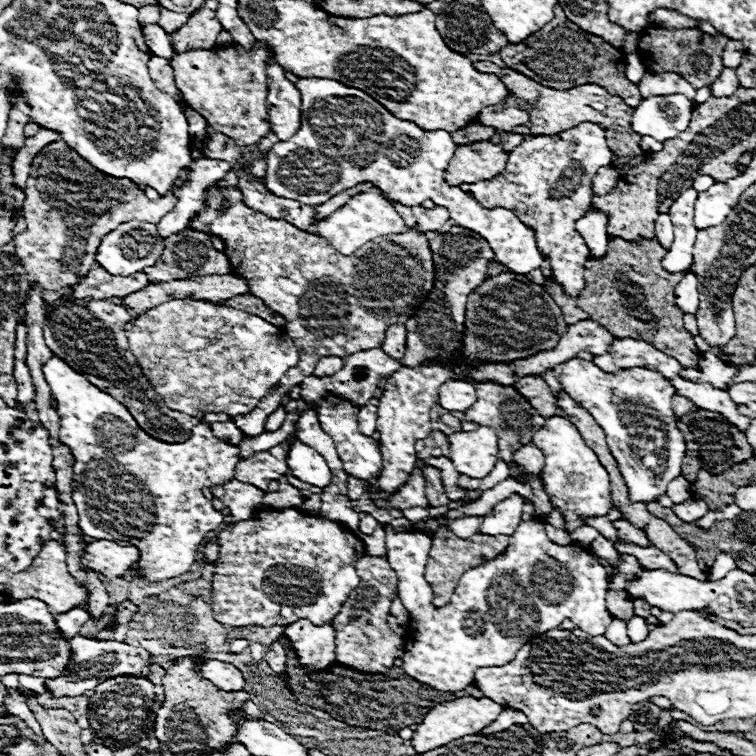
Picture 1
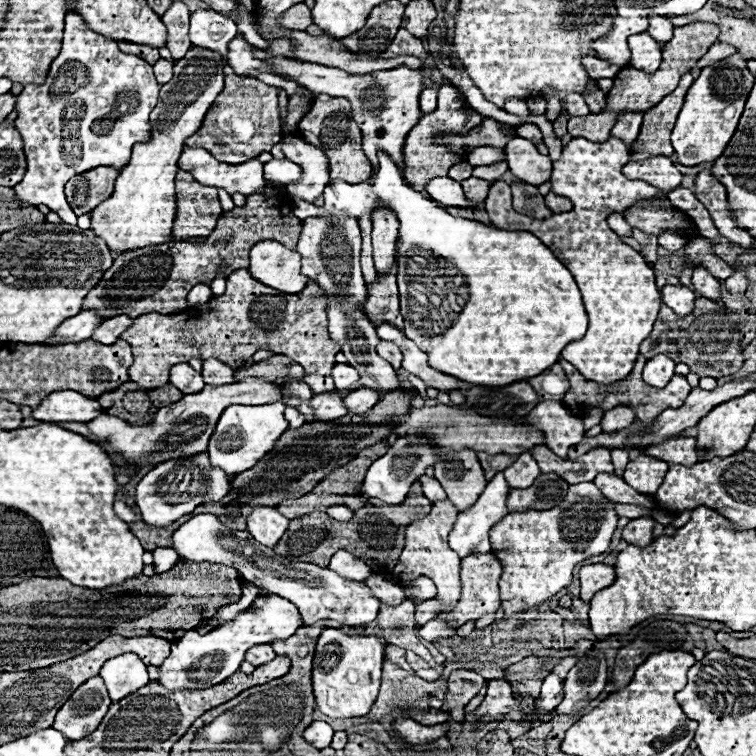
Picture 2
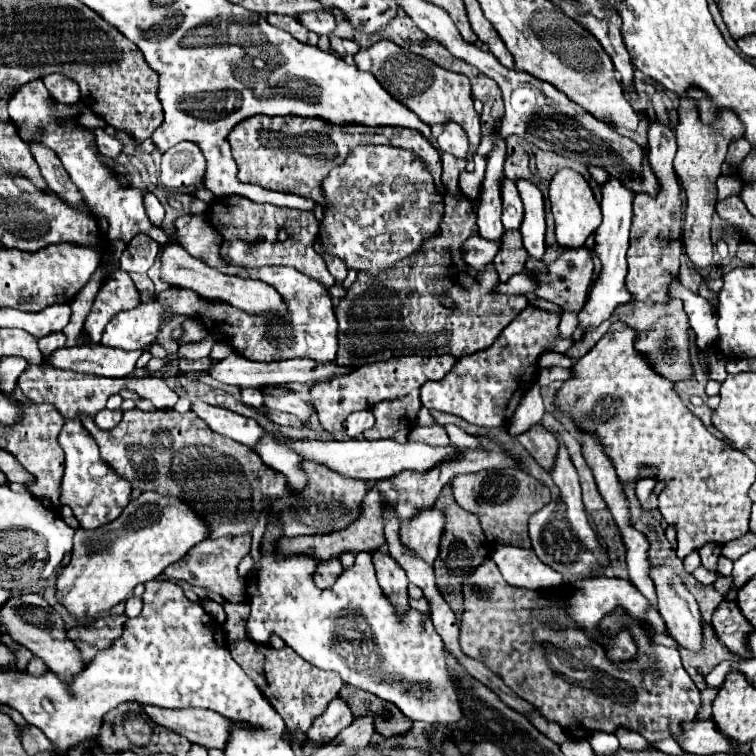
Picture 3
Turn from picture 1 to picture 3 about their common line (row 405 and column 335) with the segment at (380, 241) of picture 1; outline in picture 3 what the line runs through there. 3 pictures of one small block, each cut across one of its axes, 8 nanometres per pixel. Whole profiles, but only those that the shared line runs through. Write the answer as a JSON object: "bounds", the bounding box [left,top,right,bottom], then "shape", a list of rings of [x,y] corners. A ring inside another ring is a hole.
{"bounds":[324,256,348,284],"shape":[[[324,256],[324,260],[326,260],[326,266],[328,266],[328,272],[336,278],[338,284],[342,284],[344,278],[348,276],[348,268],[344,268],[344,264],[340,264],[340,260],[336,260],[332,256]]]}

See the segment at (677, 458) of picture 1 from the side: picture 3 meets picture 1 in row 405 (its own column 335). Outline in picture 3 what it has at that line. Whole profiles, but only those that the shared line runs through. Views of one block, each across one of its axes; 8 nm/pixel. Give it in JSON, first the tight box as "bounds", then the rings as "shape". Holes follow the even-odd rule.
{"bounds":[246,516,460,724],"shape":[[[272,516],[272,524],[264,532],[264,538],[260,544],[262,560],[254,564],[252,572],[246,576],[246,586],[248,586],[246,594],[252,608],[246,630],[254,642],[266,644],[270,638],[270,632],[276,632],[286,642],[286,646],[290,646],[298,656],[302,656],[310,664],[318,668],[336,670],[346,684],[368,690],[382,700],[394,702],[410,720],[442,722],[442,724],[452,724],[460,720],[460,706],[456,700],[456,690],[452,688],[452,676],[446,672],[440,634],[434,630],[430,616],[422,618],[422,614],[416,610],[408,610],[404,618],[396,616],[392,604],[388,604],[386,596],[382,594],[382,588],[378,586],[376,570],[372,564],[372,552],[356,554],[354,564],[350,568],[344,568],[336,584],[332,588],[320,590],[312,584],[312,578],[310,578],[310,574],[314,572],[316,560],[306,556],[294,556],[282,562],[274,560],[274,552],[268,552],[268,536],[282,536],[278,516]],[[366,640],[372,642],[372,648],[368,650],[364,650]],[[376,670],[384,672],[386,678],[384,680],[376,678],[372,674]]]}

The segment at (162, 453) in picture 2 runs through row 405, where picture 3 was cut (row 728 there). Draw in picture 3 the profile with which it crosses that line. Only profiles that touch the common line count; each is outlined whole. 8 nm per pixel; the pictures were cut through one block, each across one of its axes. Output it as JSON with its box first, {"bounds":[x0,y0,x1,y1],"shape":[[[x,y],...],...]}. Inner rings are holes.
{"bounds":[144,706,234,748],"shape":[[[144,706],[144,712],[160,726],[170,728],[182,736],[186,736],[190,742],[202,744],[206,748],[226,748],[234,722],[218,716],[210,710],[198,710],[198,708],[158,708],[158,706]]]}

